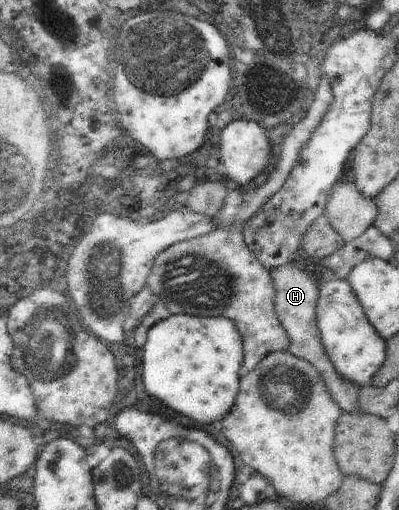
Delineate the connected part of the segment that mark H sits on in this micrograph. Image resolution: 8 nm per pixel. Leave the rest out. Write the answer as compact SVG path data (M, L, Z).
M289 261L285 265L269 270L275 288L275 313L290 339L290 344L286 350L295 357L306 359L321 374L332 398L339 404L343 413L359 412L358 399L360 388L341 379L335 366L327 357L322 344L321 334L316 322L316 307L320 294L320 283L311 278L305 270L298 268L294 261Z

